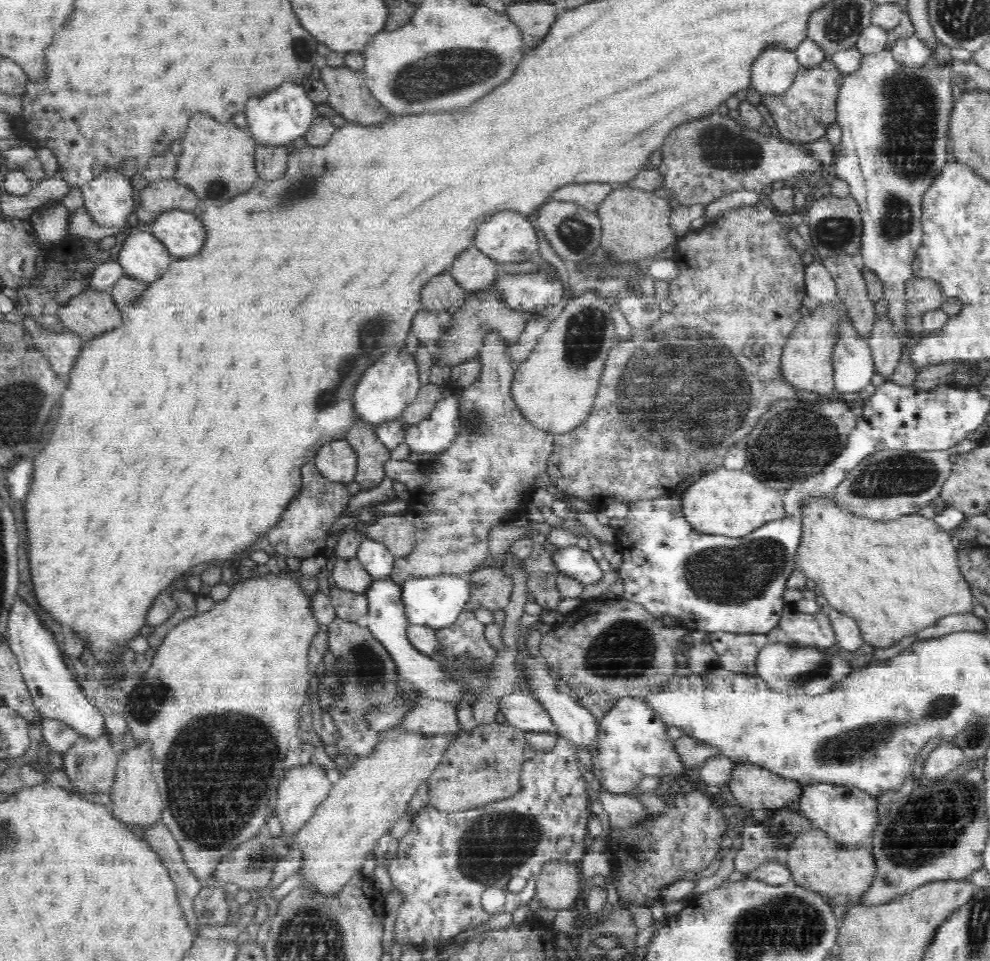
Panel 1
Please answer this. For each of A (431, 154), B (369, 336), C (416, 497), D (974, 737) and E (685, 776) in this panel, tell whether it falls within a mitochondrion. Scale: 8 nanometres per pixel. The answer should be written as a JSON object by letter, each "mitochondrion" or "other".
{"A":"other","B":"mitochondrion","C":"other","D":"mitochondrion","E":"other"}

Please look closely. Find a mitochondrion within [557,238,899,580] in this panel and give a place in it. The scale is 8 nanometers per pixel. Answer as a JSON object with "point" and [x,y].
{"point":[716,376]}

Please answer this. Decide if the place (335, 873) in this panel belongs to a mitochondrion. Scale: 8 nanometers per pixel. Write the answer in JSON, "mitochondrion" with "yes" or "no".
{"mitochondrion":"no"}

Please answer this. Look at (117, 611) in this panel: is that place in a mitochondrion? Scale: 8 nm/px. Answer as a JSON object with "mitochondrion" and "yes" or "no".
{"mitochondrion":"no"}

